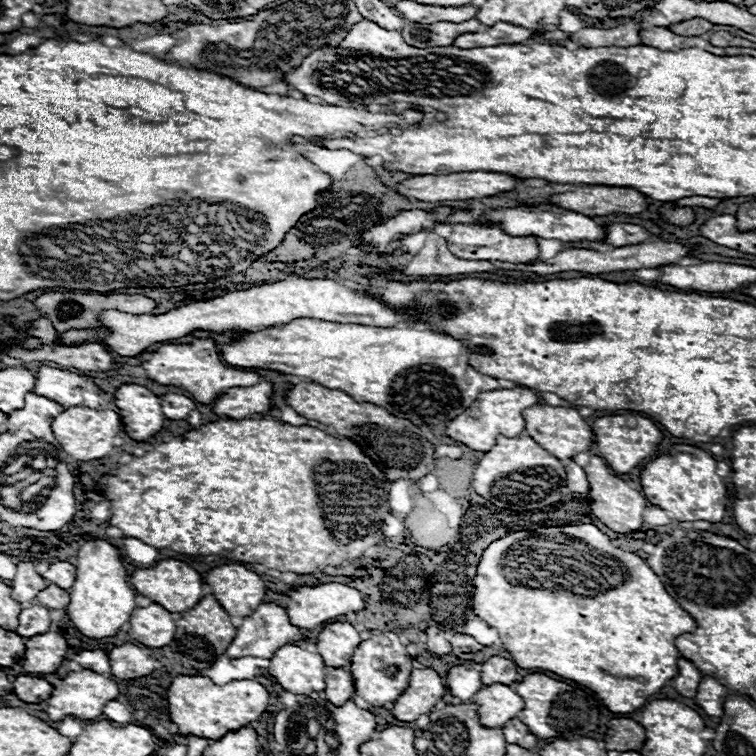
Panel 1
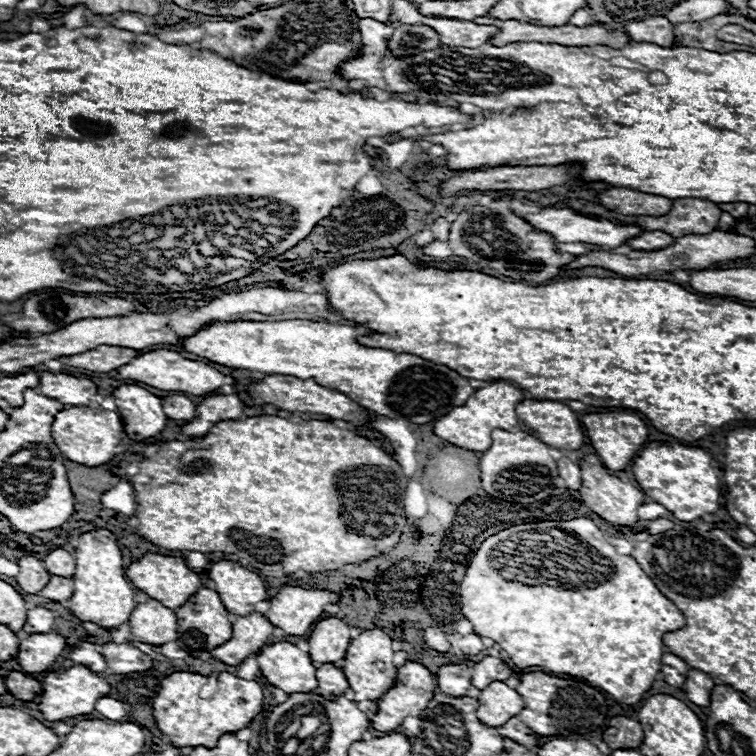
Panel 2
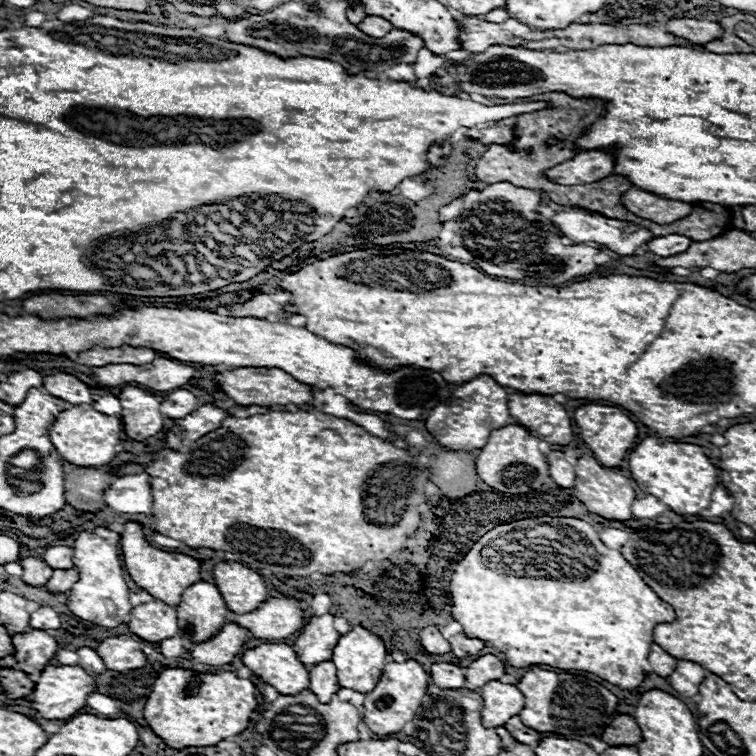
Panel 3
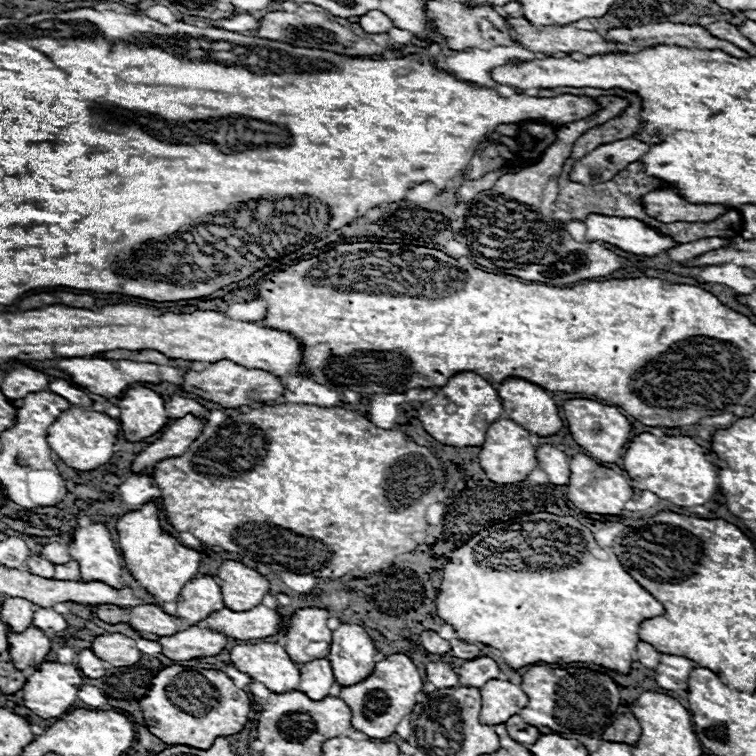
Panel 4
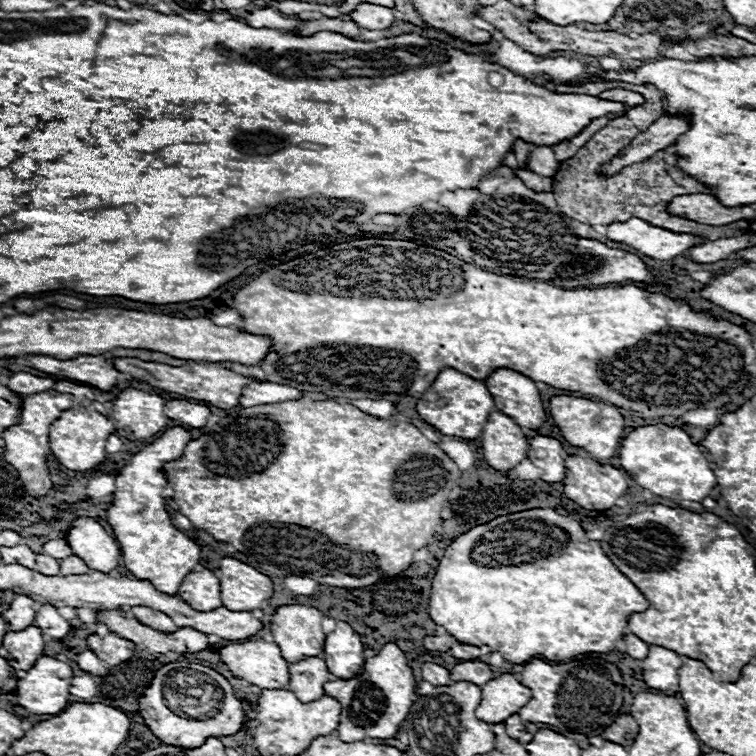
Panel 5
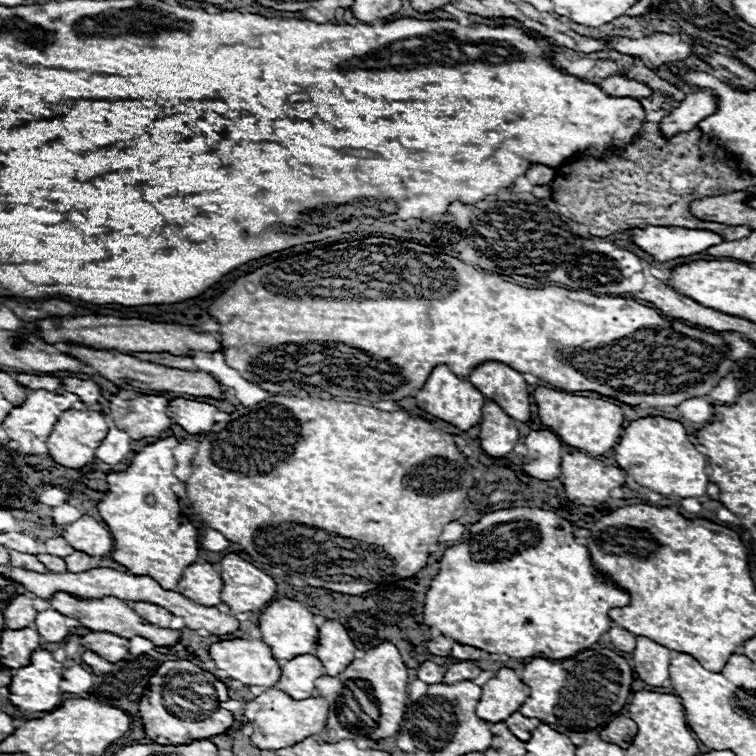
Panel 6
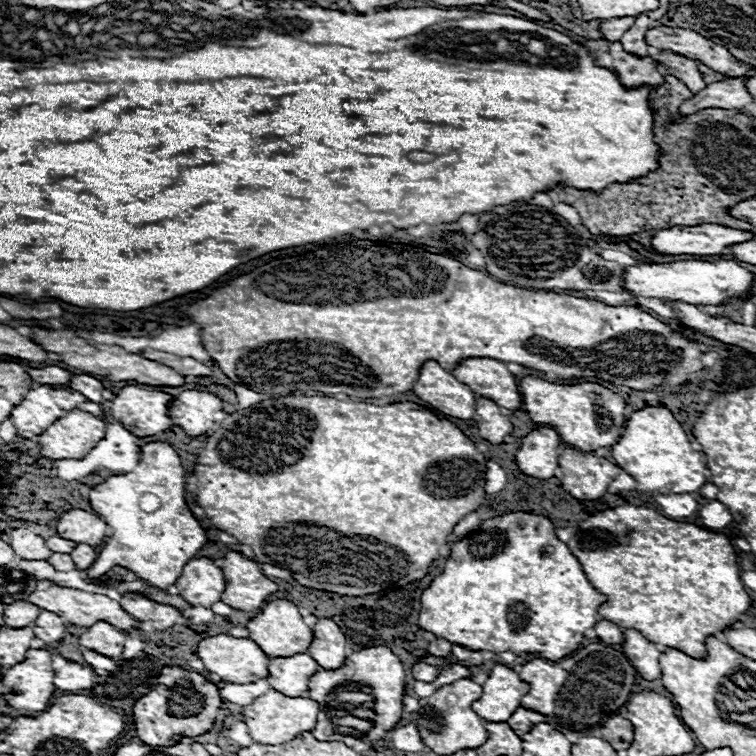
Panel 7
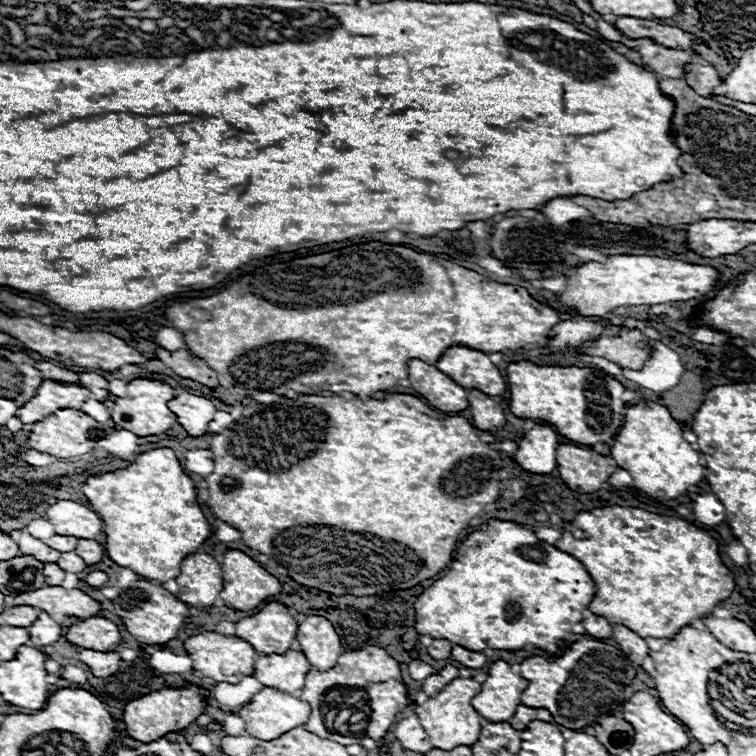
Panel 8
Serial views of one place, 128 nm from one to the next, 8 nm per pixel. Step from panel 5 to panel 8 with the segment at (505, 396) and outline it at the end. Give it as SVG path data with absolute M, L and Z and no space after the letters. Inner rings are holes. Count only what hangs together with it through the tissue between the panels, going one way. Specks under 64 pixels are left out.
M448 348L438 360L436 368L442 368L442 372L462 384L466 390L478 388L480 392L488 392L488 396L504 396L508 390L506 378L492 364L492 360L472 348Z

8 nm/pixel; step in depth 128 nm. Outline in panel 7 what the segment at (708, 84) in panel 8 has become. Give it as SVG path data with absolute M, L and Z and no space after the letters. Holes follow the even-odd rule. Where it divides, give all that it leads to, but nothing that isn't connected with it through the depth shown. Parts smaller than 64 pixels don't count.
M662 50L658 56L656 56L656 62L660 66L668 66L672 68L672 76L676 76L678 80L682 80L690 92L700 92L702 88L706 88L698 68L696 68L696 62L686 58L686 56L680 56L676 52L670 52L670 50Z

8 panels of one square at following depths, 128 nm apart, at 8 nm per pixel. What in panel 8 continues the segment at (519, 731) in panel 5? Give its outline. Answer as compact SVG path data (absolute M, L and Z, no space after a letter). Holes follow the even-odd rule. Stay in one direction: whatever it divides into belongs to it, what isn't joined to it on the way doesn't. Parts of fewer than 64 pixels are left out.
M520 704L516 714L510 718L510 724L514 724L514 728L518 728L518 730L526 730L526 724L530 724L530 720L550 720L550 722L554 722L554 718L548 710L528 708L528 706Z

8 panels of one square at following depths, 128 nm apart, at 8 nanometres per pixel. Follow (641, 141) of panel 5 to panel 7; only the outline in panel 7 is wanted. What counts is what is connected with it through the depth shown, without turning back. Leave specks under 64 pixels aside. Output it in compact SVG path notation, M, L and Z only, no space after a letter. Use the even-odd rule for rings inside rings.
M726 78L728 82L714 82L706 86L702 92L694 94L690 100L686 100L680 106L682 116L690 116L694 112L700 112L704 108L746 108L746 102L750 102L750 94L740 78Z

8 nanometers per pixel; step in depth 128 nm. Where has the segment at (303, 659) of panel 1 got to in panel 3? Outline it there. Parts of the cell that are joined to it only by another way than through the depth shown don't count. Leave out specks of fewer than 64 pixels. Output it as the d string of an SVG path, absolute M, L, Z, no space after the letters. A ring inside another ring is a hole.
M262 644L242 652L242 662L280 694L298 694L308 688L308 668L288 644Z

